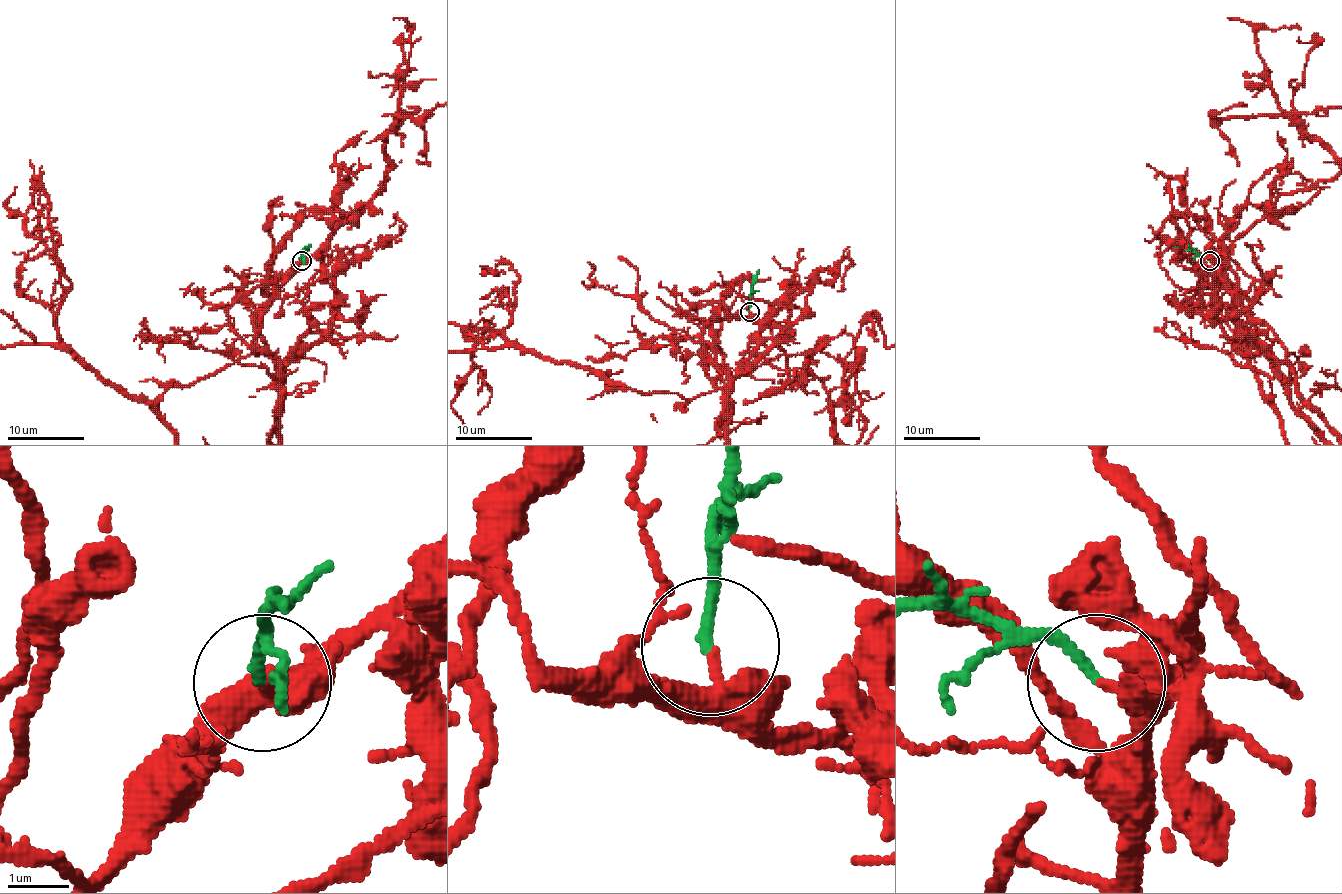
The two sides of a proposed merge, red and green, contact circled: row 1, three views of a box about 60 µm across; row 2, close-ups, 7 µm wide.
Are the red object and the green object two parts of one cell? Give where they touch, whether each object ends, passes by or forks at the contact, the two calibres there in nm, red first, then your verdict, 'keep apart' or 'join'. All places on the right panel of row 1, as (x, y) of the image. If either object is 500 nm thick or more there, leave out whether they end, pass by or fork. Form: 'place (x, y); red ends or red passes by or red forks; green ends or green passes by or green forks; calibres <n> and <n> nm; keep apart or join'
place (1209, 260); red ends; green ends; calibres 280 and 170 nm; join

